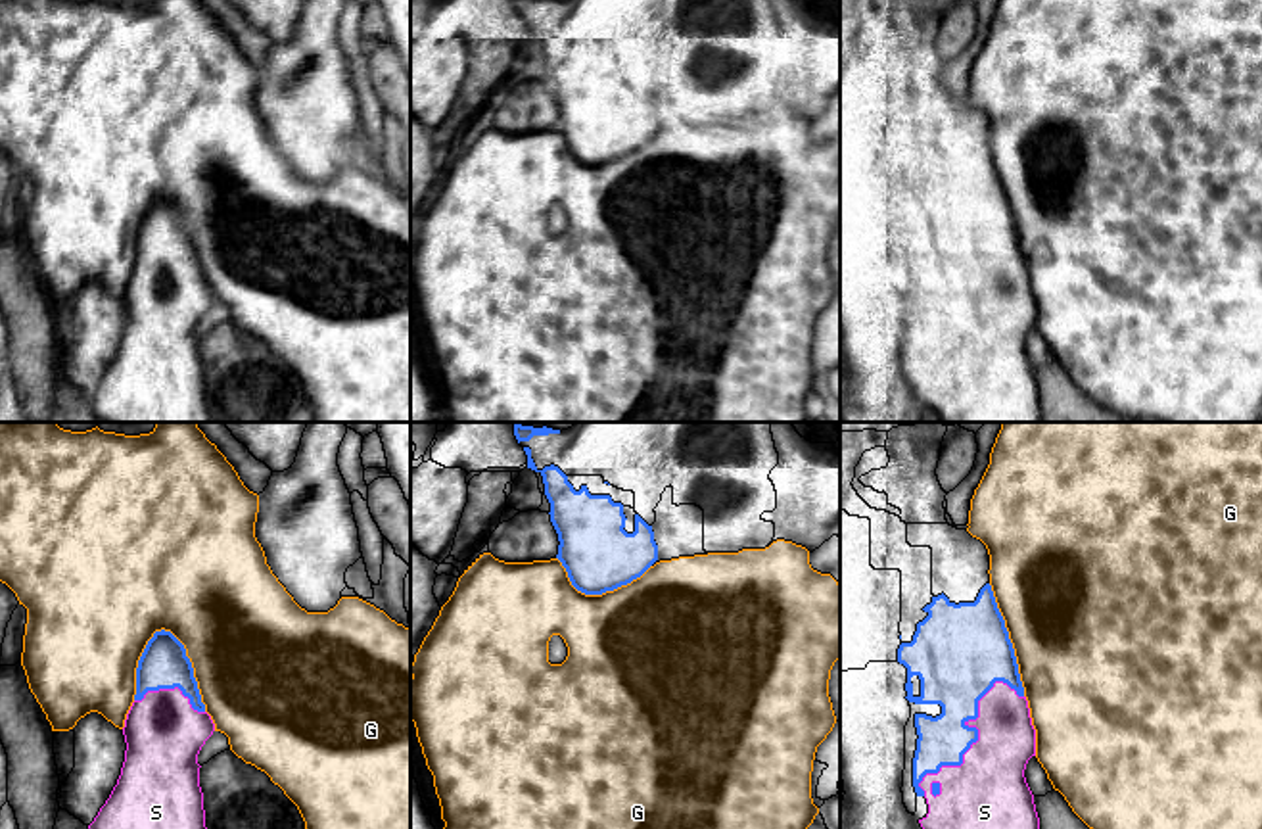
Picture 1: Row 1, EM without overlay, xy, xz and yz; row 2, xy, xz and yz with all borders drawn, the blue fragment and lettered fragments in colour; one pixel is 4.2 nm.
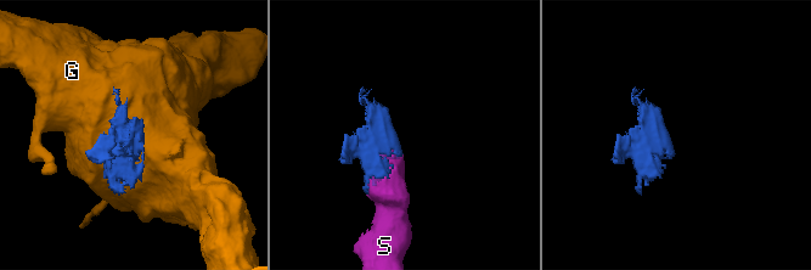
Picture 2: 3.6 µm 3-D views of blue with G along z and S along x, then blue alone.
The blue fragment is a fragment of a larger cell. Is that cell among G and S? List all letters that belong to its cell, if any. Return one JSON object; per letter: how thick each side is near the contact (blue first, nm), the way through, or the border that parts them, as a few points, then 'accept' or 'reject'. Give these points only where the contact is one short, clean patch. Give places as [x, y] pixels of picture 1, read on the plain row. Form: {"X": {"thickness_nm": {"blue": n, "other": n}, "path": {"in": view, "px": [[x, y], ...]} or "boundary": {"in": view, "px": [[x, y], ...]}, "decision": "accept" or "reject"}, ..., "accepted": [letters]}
{"G": {"thickness_nm": {"blue": 200, "other": 500}, "decision": "reject"}, "S": {"thickness_nm": {"blue": 260, "other": 320}, "decision": "accept"}, "accepted": ["S"]}

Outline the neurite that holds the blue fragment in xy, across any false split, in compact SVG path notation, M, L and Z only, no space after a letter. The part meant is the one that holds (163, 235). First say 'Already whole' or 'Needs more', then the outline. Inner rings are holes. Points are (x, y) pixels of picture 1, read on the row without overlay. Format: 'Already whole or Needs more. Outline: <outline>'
Needs more. Outline: M155 201L136 238L117 355L88 395L104 422L213 422L198 324L213 305L194 238L171 201Z

